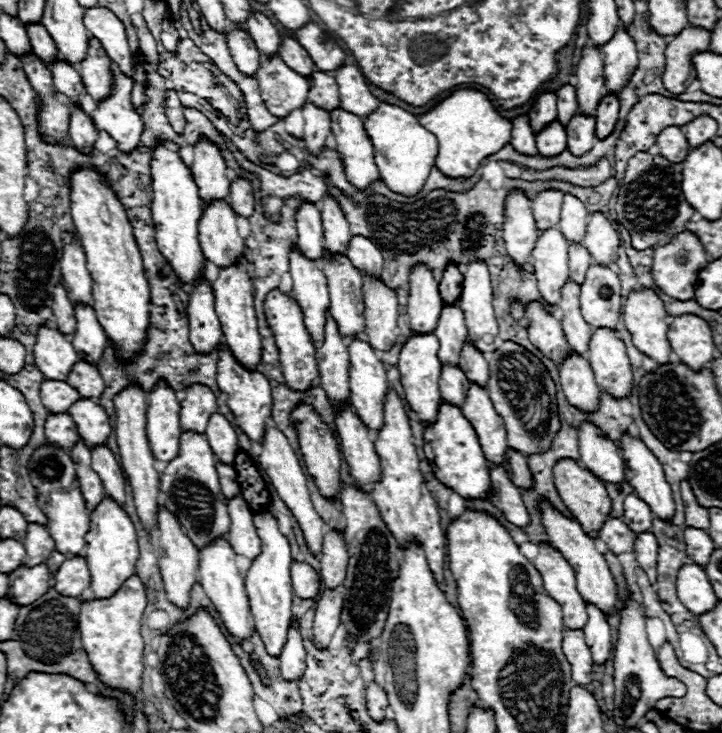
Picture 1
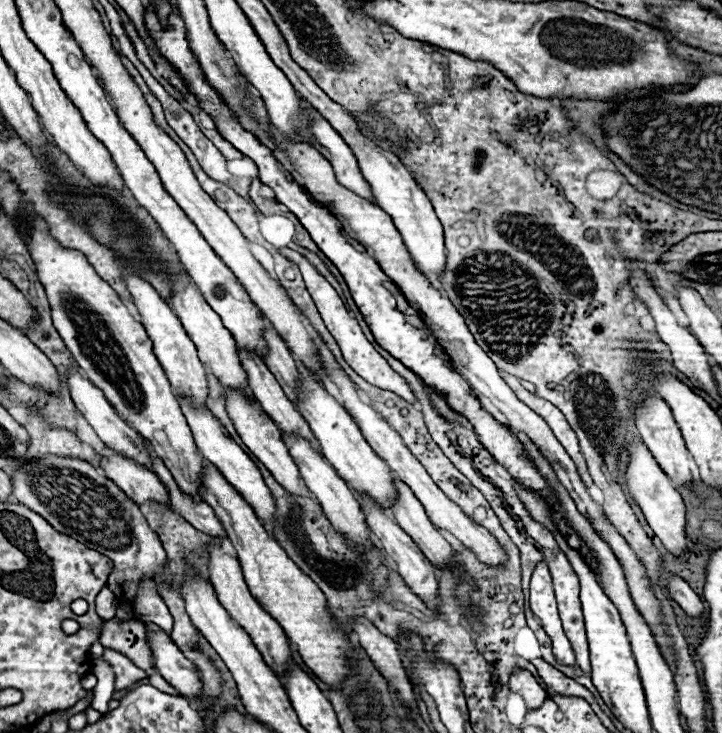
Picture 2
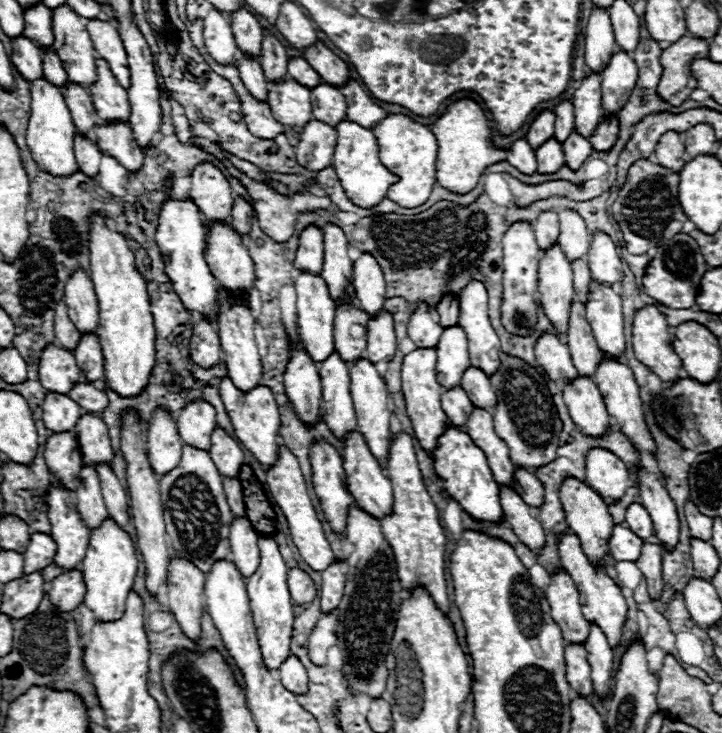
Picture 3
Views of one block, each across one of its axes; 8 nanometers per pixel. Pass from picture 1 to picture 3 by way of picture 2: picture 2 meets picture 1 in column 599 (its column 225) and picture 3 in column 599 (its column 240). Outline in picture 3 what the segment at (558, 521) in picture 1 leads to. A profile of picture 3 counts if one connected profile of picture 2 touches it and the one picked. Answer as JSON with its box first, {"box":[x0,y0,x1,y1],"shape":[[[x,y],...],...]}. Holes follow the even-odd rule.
{"box":[560,534,628,650],"shape":[[[564,534],[560,538],[560,560],[562,560],[562,568],[566,572],[570,572],[572,580],[576,580],[576,588],[580,588],[580,604],[582,604],[582,612],[586,616],[586,620],[590,624],[598,624],[602,628],[602,632],[608,636],[608,644],[610,648],[614,650],[616,646],[620,646],[620,640],[622,640],[622,628],[624,628],[624,622],[626,622],[626,616],[628,616],[628,606],[626,606],[626,600],[620,592],[620,588],[614,584],[614,580],[606,574],[604,568],[596,570],[586,554],[582,552],[580,548],[580,540],[578,536],[574,534]]]}

